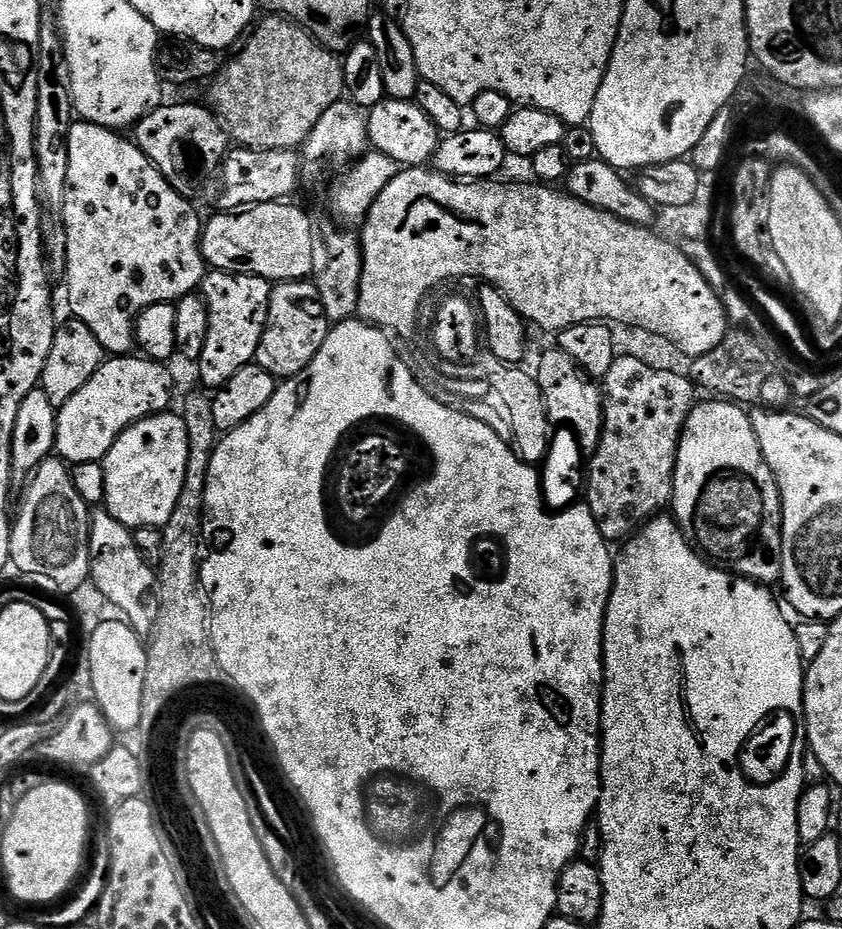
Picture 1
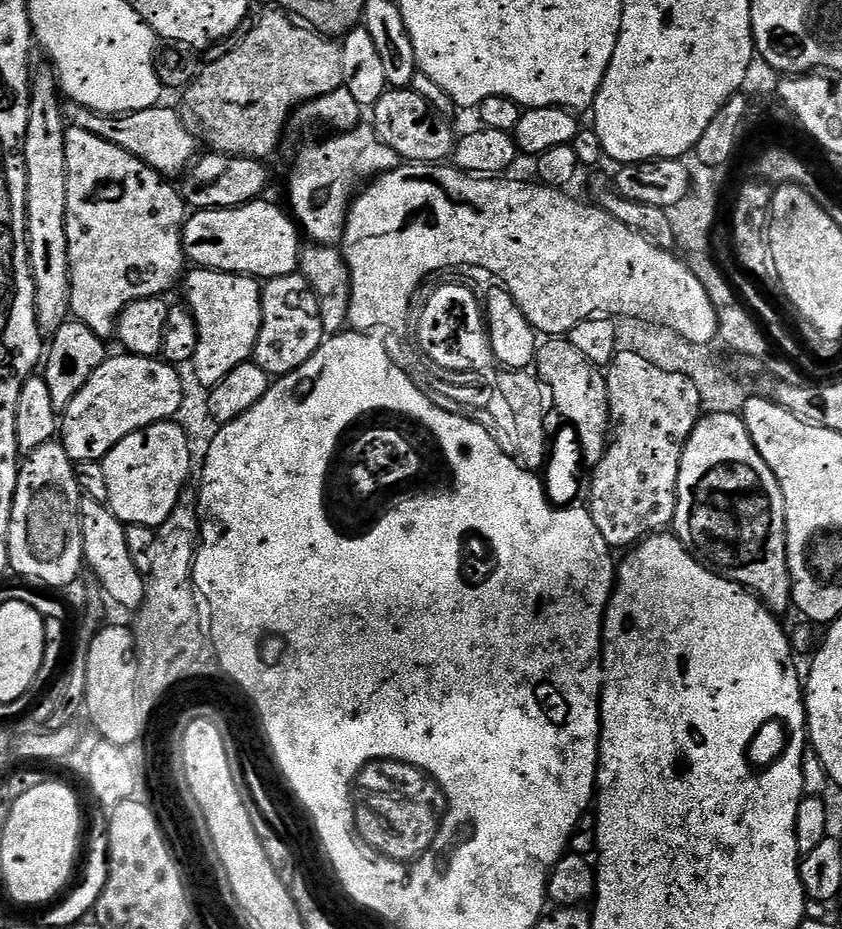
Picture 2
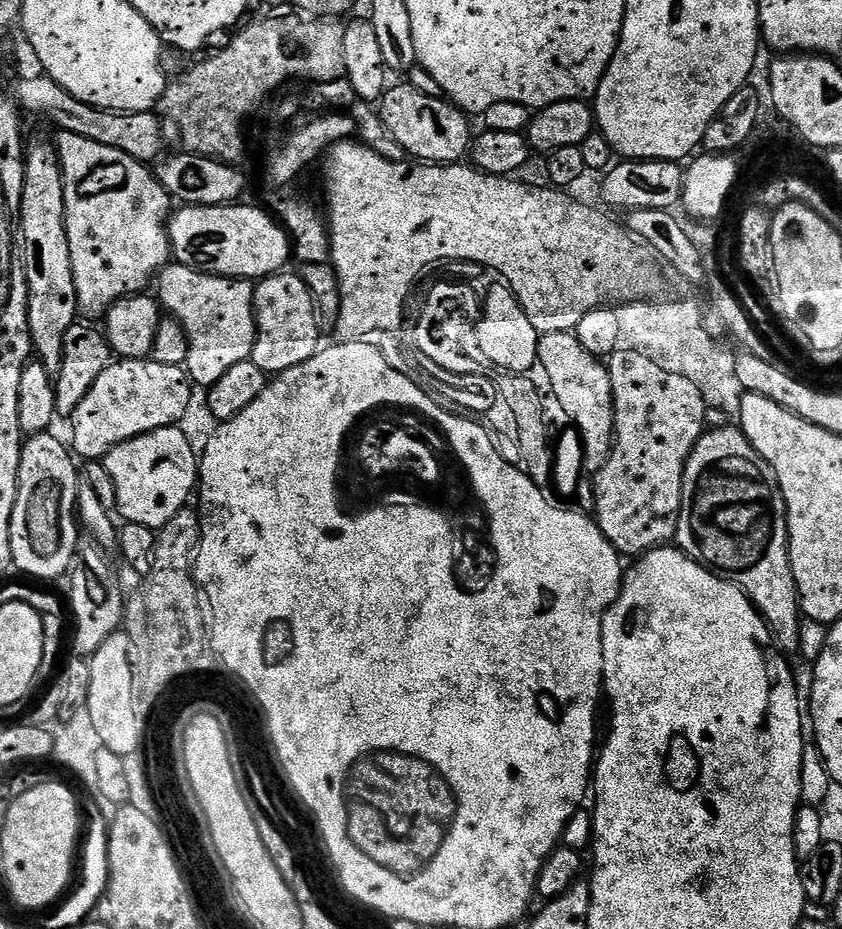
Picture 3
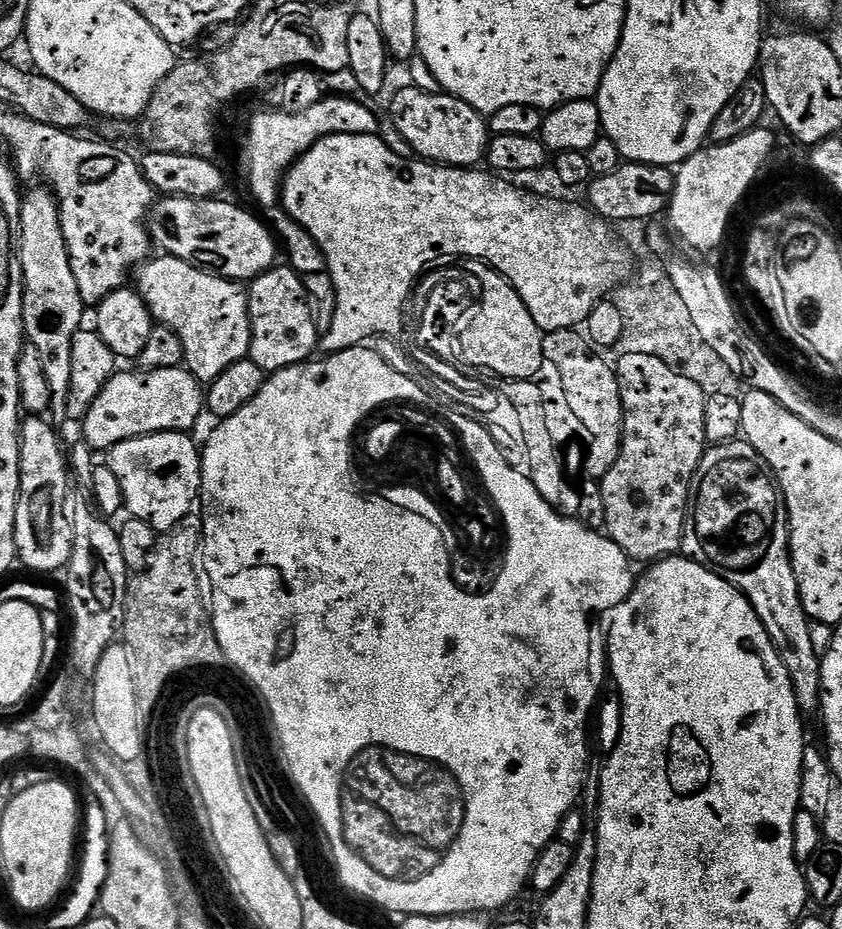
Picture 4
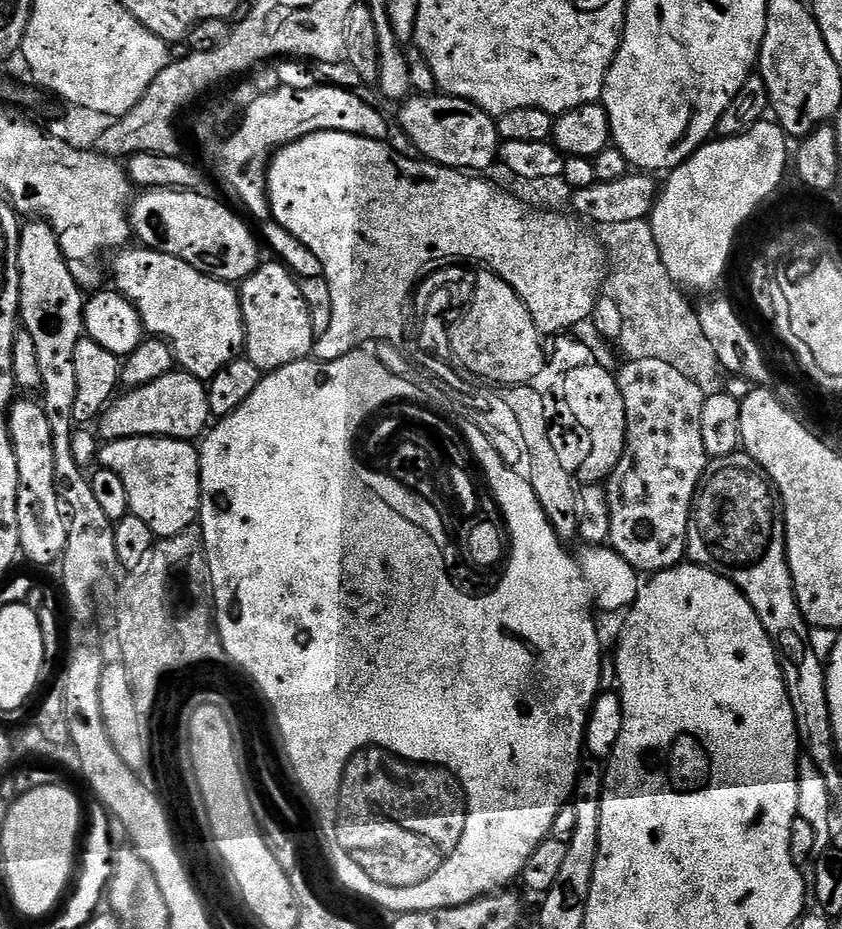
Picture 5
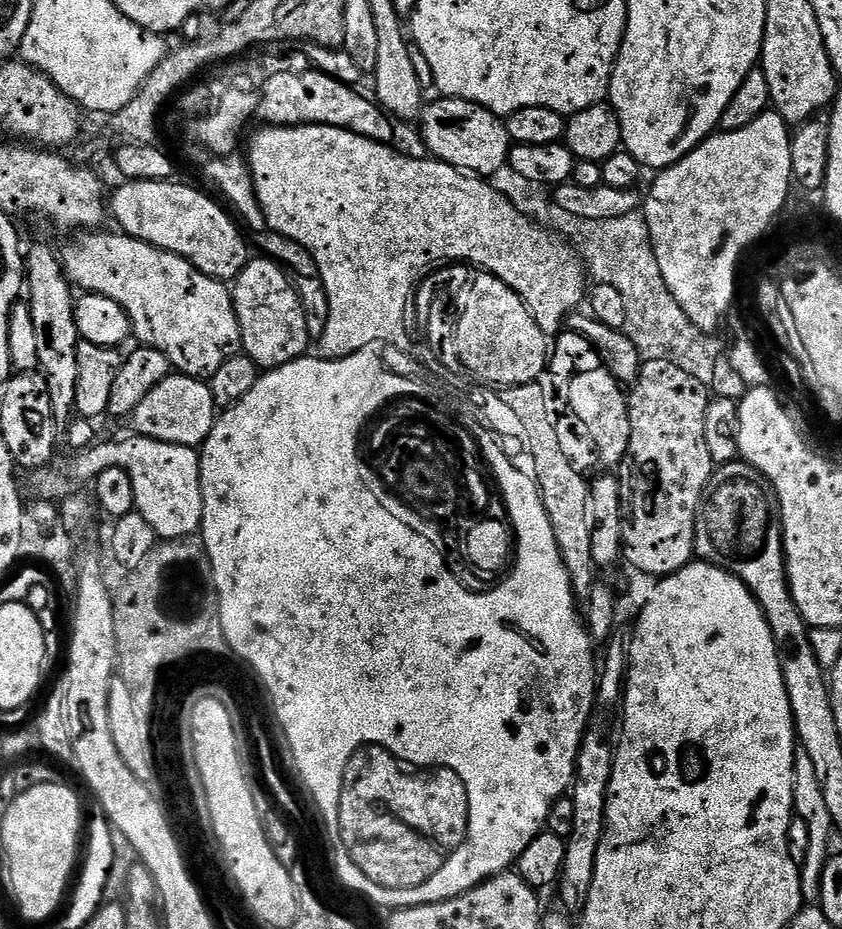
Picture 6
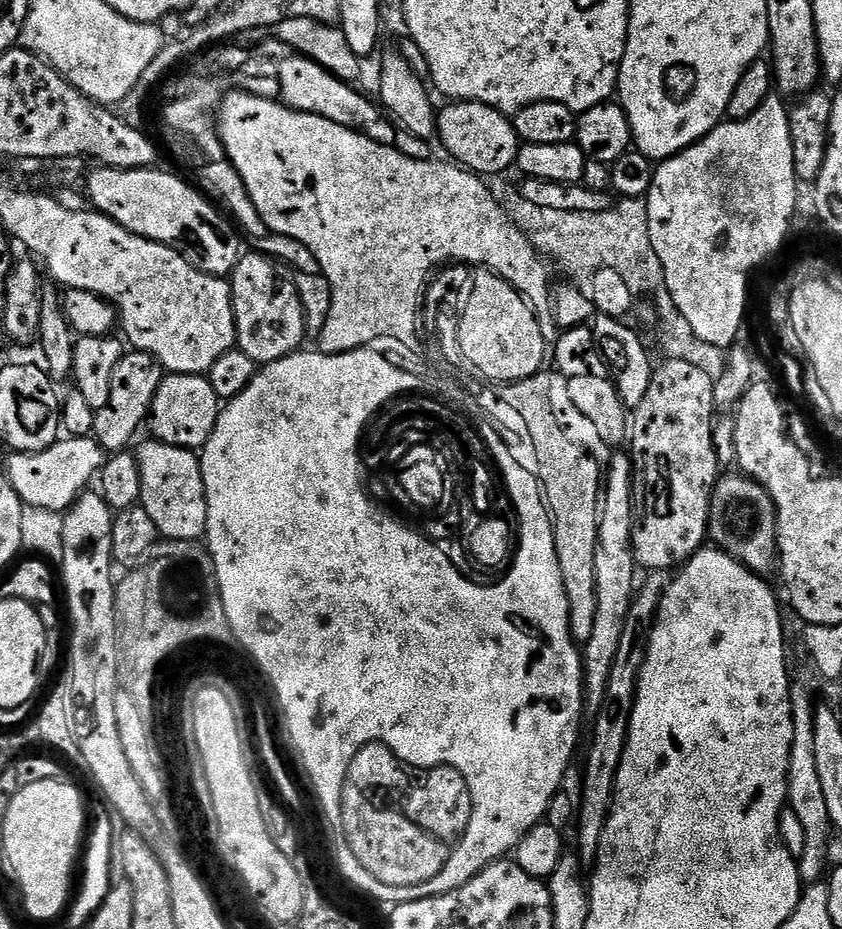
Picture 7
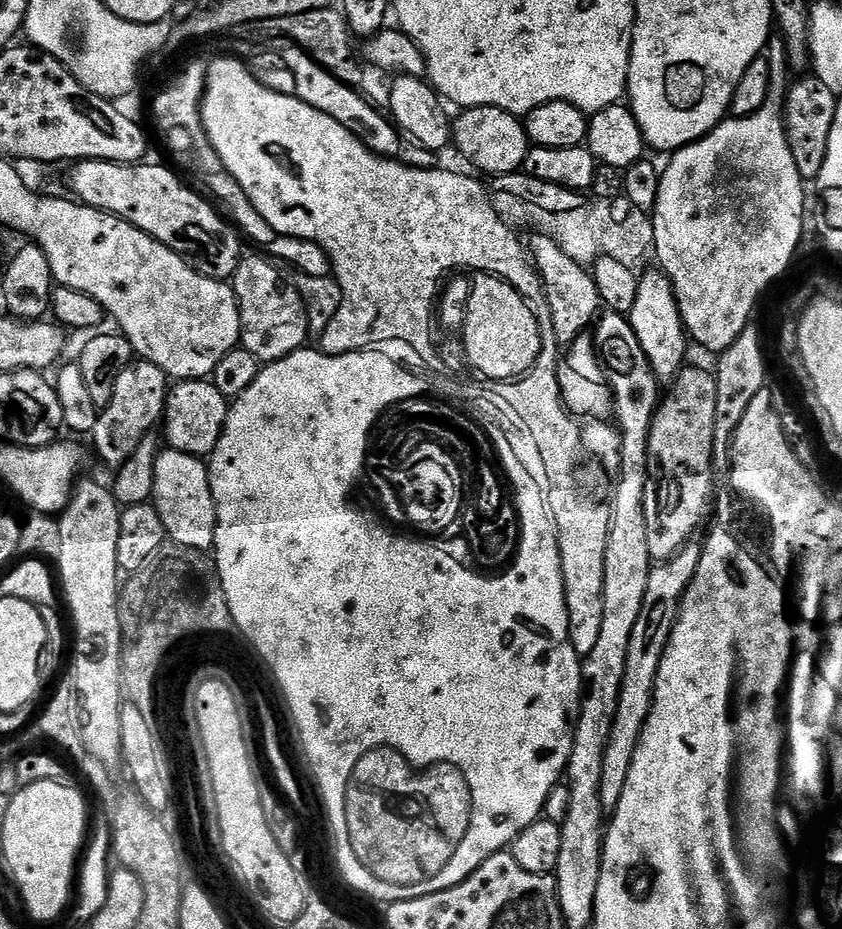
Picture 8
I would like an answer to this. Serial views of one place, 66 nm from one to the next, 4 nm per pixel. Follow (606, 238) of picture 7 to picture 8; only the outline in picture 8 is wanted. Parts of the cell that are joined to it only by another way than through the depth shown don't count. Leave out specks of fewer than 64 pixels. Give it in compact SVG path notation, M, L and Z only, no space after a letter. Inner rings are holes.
M495 190L490 196L494 214L502 218L508 227L520 230L520 227L529 220L541 233L547 234L558 242L566 254L577 258L595 258L609 256L622 262L627 268L635 269L644 259L649 259L653 251L654 226L649 213L638 210L634 202L625 196L618 195L612 200L589 199L578 206L578 210L566 210L566 214L550 214L546 210L538 210L538 206L530 206L522 202L515 194L506 194L506 190Z

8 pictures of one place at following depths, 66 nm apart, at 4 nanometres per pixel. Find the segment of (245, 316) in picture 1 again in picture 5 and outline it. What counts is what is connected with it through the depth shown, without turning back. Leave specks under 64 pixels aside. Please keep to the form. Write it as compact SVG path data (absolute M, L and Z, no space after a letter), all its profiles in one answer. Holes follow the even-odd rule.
M125 247L111 257L110 280L113 280L111 283L115 290L137 308L144 331L149 337L165 340L172 345L176 363L183 371L205 382L211 380L214 374L218 374L218 370L222 370L222 366L244 352L244 319L237 289L227 280L215 280L205 272L194 270L194 266L182 262L182 258L156 252L153 248L132 247Z

